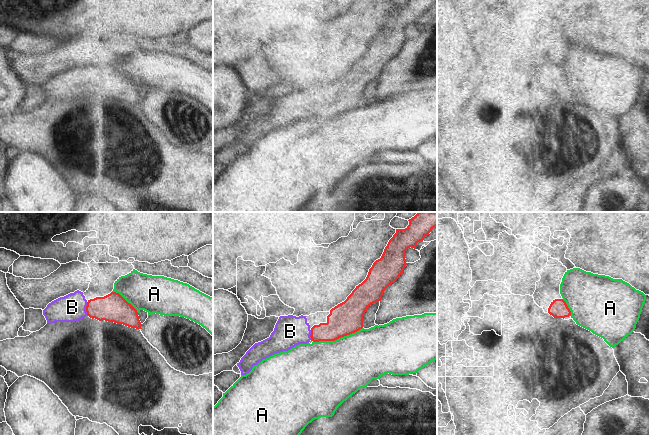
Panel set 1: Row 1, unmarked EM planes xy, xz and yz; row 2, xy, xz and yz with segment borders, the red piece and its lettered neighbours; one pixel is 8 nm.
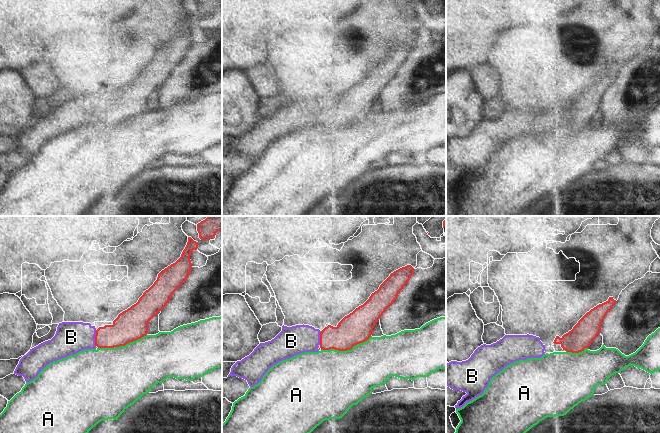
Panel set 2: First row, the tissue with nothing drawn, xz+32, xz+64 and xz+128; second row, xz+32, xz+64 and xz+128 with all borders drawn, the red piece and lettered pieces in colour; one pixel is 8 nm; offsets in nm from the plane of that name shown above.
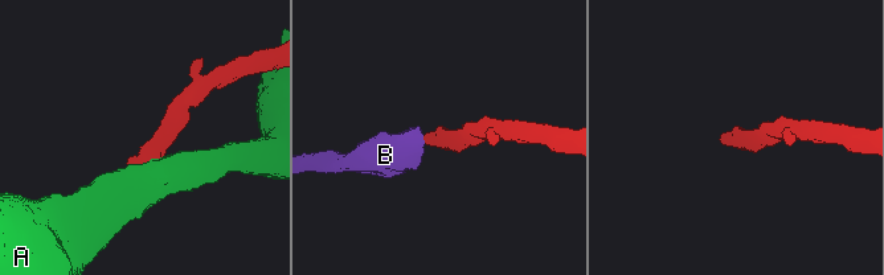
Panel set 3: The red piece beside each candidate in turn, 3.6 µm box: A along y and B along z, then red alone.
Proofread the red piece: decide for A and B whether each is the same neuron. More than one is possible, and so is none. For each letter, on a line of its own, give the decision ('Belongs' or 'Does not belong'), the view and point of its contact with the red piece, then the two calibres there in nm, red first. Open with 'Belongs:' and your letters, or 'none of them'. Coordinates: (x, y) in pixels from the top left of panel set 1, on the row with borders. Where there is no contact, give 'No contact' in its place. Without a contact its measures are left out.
Belongs: B
A: Does not belong. Touches red at xz (337, 338). Thickness 260 nm (red) against 460 nm
B: Belongs. Touches red at xy (86, 309). Thickness 220 nm (red) against 220 nm

